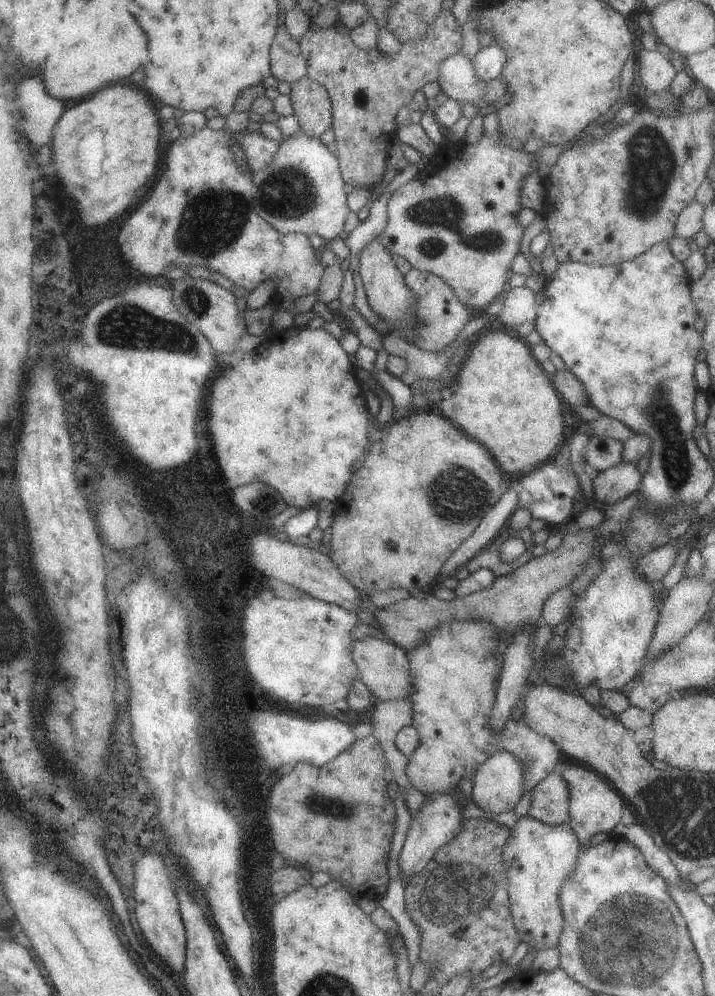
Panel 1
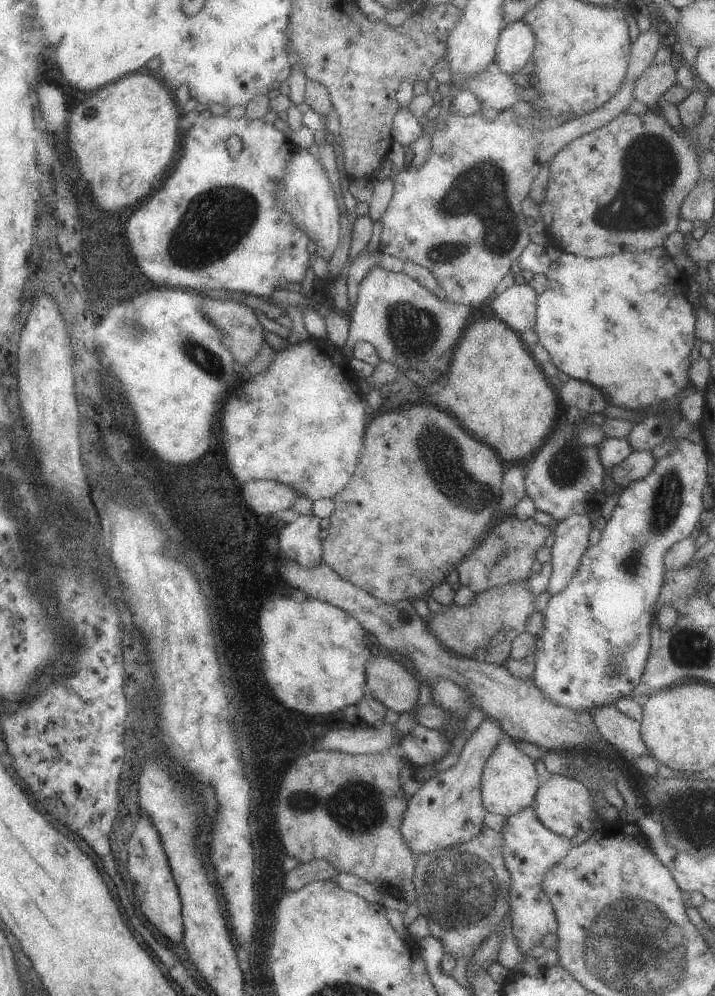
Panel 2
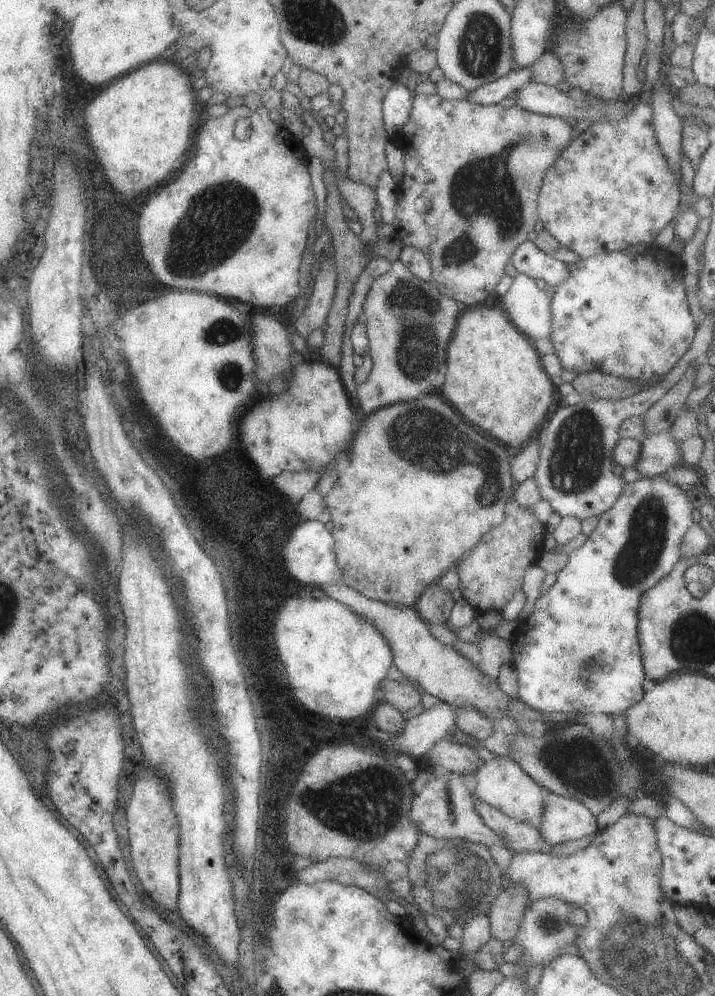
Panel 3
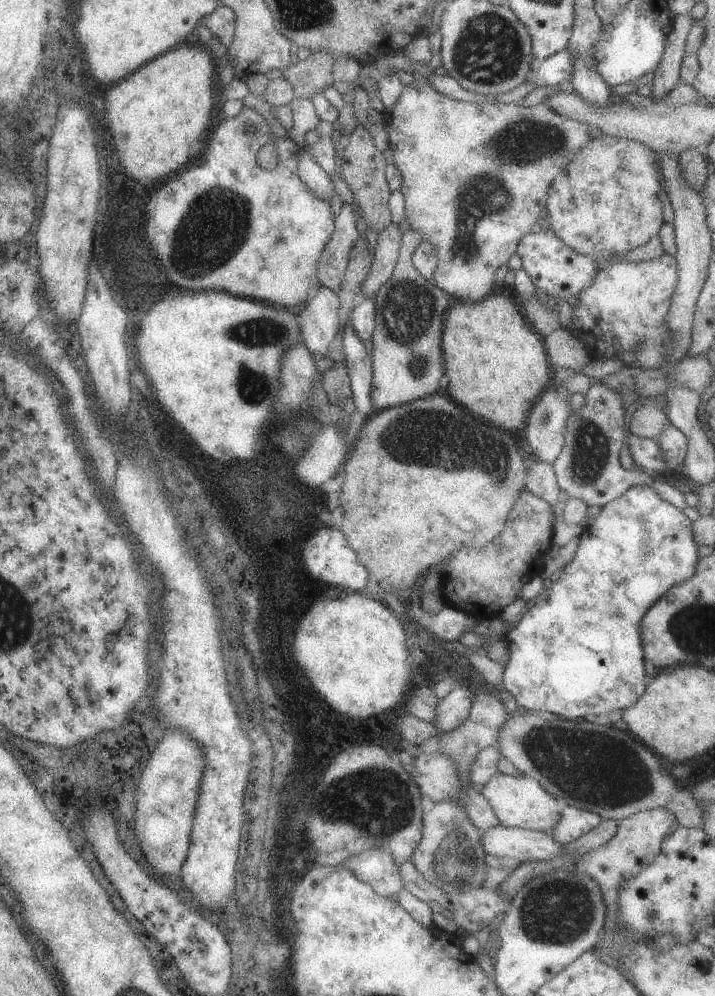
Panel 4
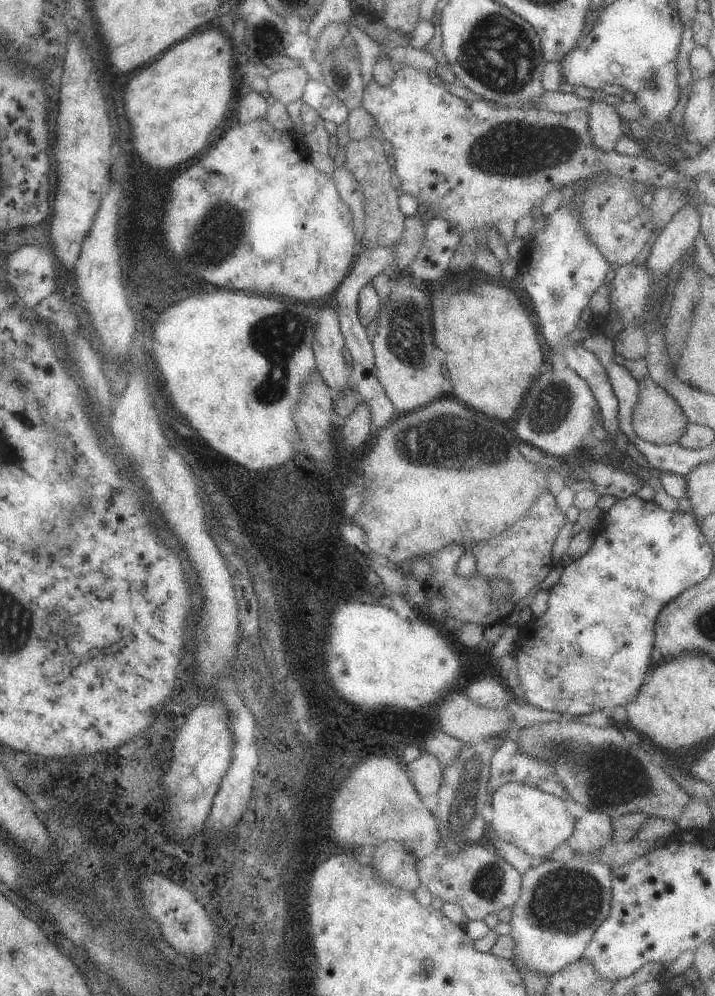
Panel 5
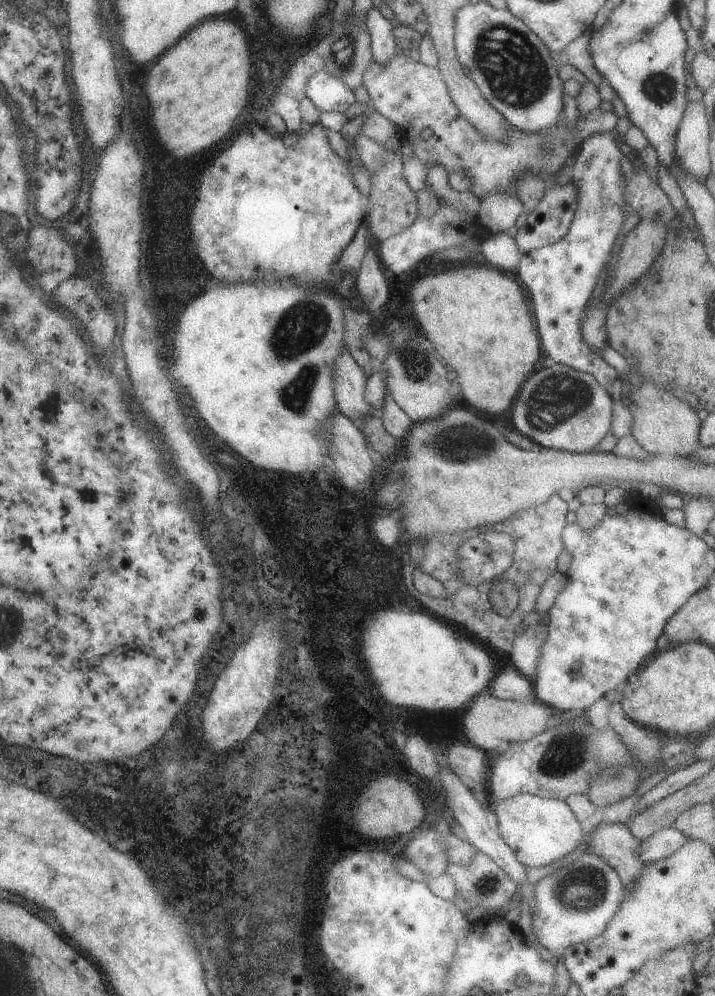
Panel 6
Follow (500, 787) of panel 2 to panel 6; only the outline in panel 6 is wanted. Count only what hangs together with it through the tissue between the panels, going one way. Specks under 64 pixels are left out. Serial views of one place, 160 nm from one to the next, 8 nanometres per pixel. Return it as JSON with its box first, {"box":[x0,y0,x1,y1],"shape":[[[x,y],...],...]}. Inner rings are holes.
{"box":[493,794,583,868],"shape":[[[516,794],[512,797],[495,802],[493,810],[497,817],[496,833],[499,838],[513,852],[515,860],[525,868],[537,868],[546,864],[551,864],[558,860],[562,861],[565,854],[572,851],[582,841],[583,835],[579,827],[579,821],[569,809],[565,801],[559,799],[550,799],[530,794]]]}

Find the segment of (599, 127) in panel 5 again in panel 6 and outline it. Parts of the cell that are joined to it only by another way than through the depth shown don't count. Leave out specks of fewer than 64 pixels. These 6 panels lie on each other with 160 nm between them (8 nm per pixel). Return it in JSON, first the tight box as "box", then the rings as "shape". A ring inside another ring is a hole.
{"box":[513,130,624,403],"shape":[[[614,130],[611,132],[598,132],[580,142],[580,150],[572,158],[568,166],[569,181],[576,185],[576,195],[573,216],[567,232],[553,241],[551,244],[543,245],[520,255],[513,276],[520,284],[525,284],[531,298],[531,312],[535,318],[535,328],[539,337],[540,349],[543,357],[549,357],[553,362],[571,367],[593,376],[597,384],[603,388],[605,394],[613,403],[620,398],[621,381],[617,371],[598,355],[583,339],[580,333],[580,322],[585,312],[585,302],[589,300],[597,278],[601,270],[607,264],[607,258],[613,247],[613,242],[619,234],[621,222],[624,216],[624,157],[619,151],[619,145],[615,142]]]}

